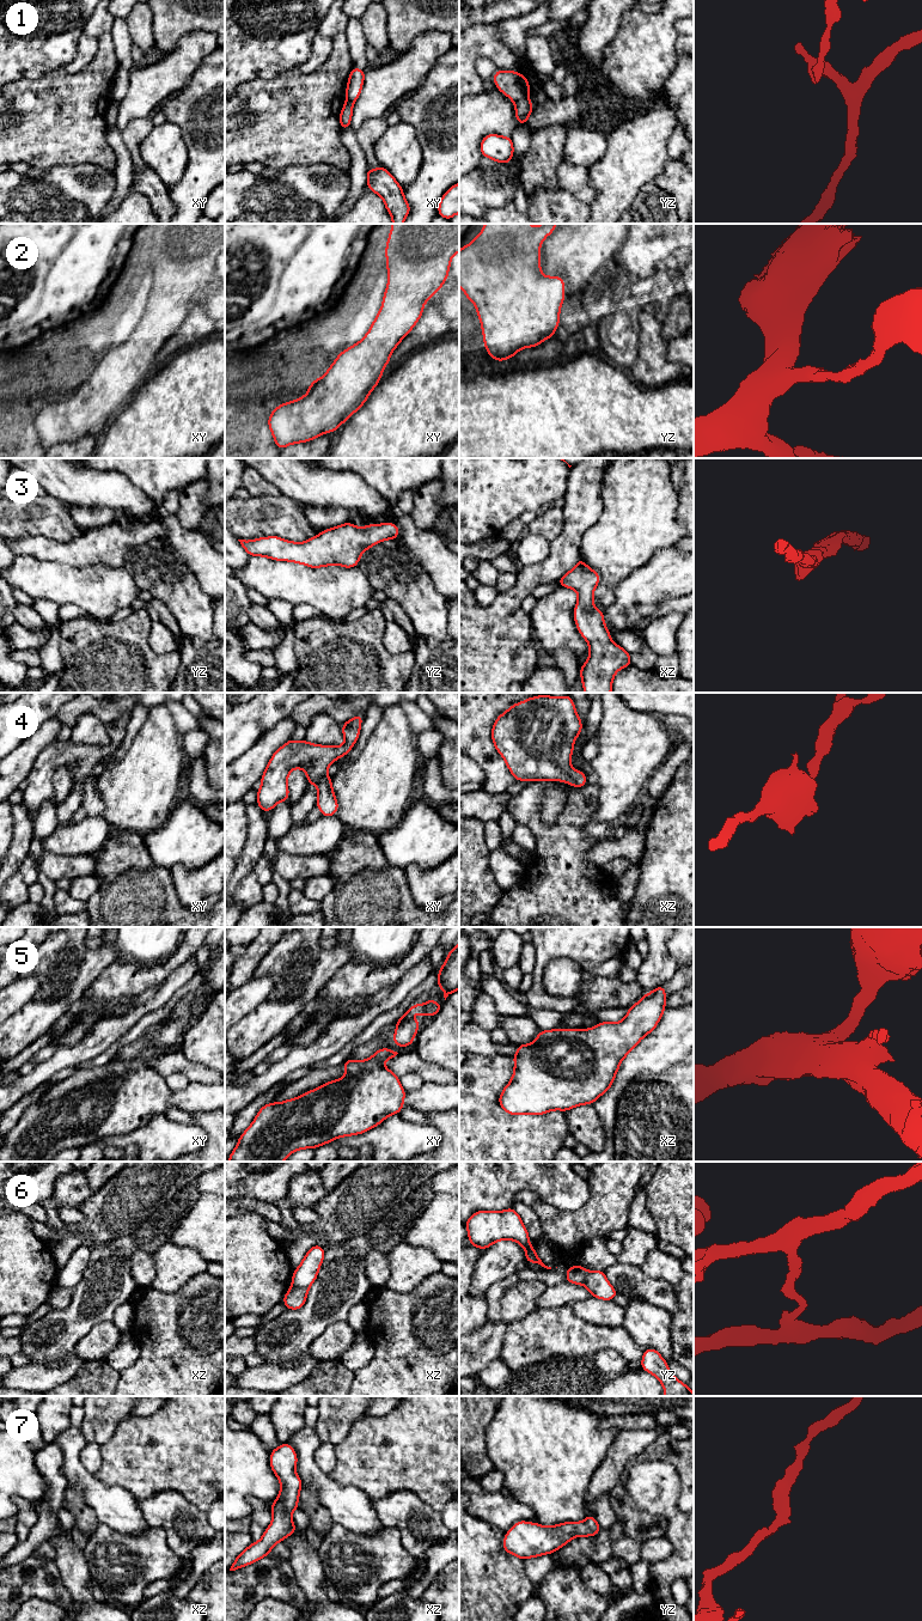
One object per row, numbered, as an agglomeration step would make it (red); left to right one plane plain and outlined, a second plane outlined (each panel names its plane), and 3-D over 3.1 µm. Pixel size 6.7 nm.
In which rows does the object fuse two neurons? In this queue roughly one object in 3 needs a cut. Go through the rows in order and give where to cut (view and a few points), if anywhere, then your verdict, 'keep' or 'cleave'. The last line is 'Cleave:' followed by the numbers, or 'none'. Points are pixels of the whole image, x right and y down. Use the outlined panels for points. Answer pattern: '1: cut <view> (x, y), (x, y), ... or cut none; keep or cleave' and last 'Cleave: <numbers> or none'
1: cut yz (526, 96), (514, 102); cleave
2: cut none; keep
3: cut none; keep
4: cut none; keep
5: cut none; keep
6: cut xz (292, 1286), (307, 1289); cleave
7: cut none; keep
Cleave: 1, 6

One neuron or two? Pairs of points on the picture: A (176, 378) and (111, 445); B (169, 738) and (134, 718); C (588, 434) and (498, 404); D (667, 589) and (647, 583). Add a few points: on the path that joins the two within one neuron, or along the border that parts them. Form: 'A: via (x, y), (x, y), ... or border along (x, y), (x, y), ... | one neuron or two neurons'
A: via (162, 395), (128, 428) | one neuron
B: border along (151, 708), (147, 719), (128, 747) | two neurons
C: via (566, 426), (520, 426) | one neuron
D: via (663, 584), (652, 583) | one neuron

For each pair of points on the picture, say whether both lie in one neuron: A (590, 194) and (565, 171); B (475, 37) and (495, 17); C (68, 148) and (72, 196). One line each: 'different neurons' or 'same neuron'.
A: same neuron
B: different neurons
C: different neurons

